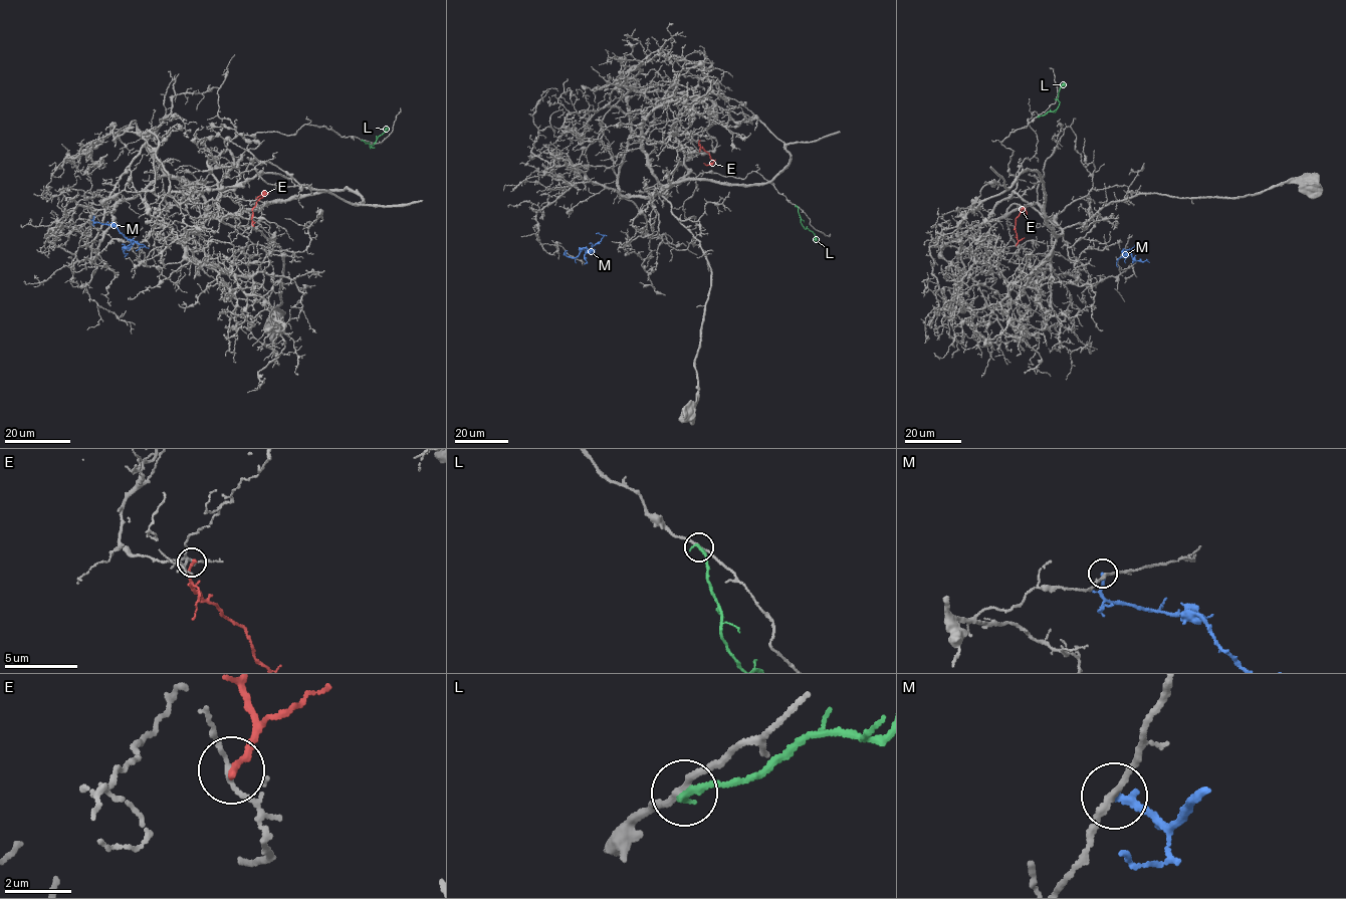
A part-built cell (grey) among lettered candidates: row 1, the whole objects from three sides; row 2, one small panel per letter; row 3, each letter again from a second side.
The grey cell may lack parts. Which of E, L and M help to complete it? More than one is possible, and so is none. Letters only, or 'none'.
none

